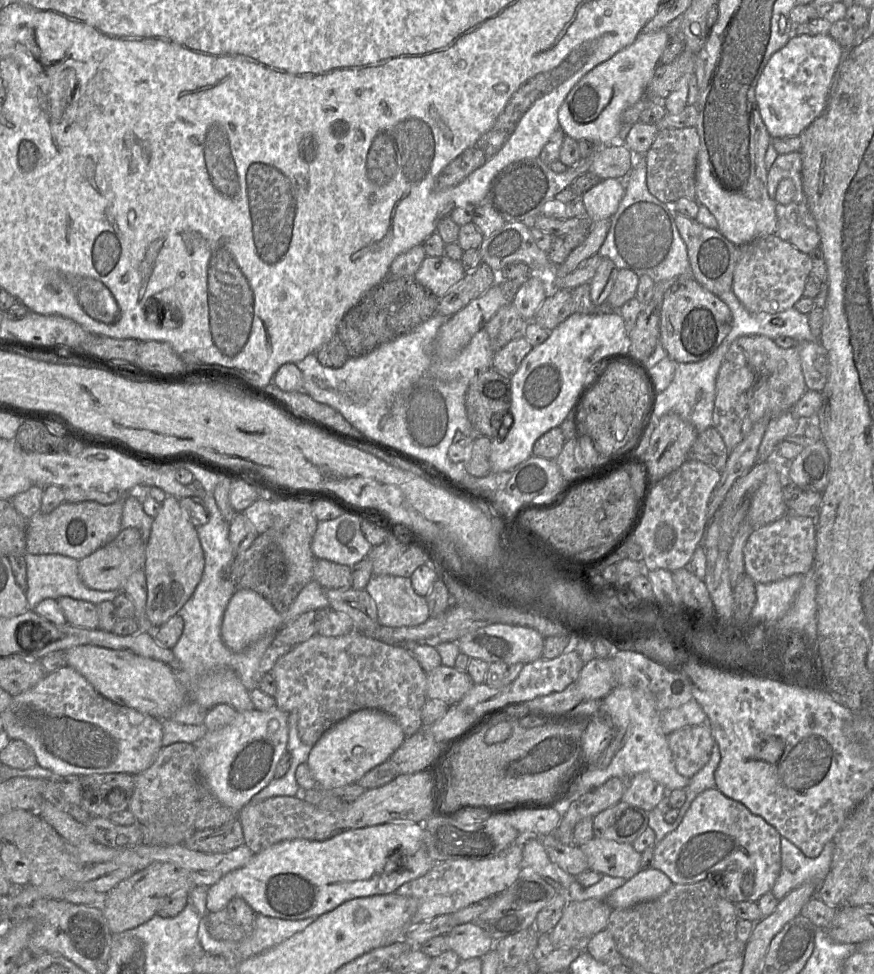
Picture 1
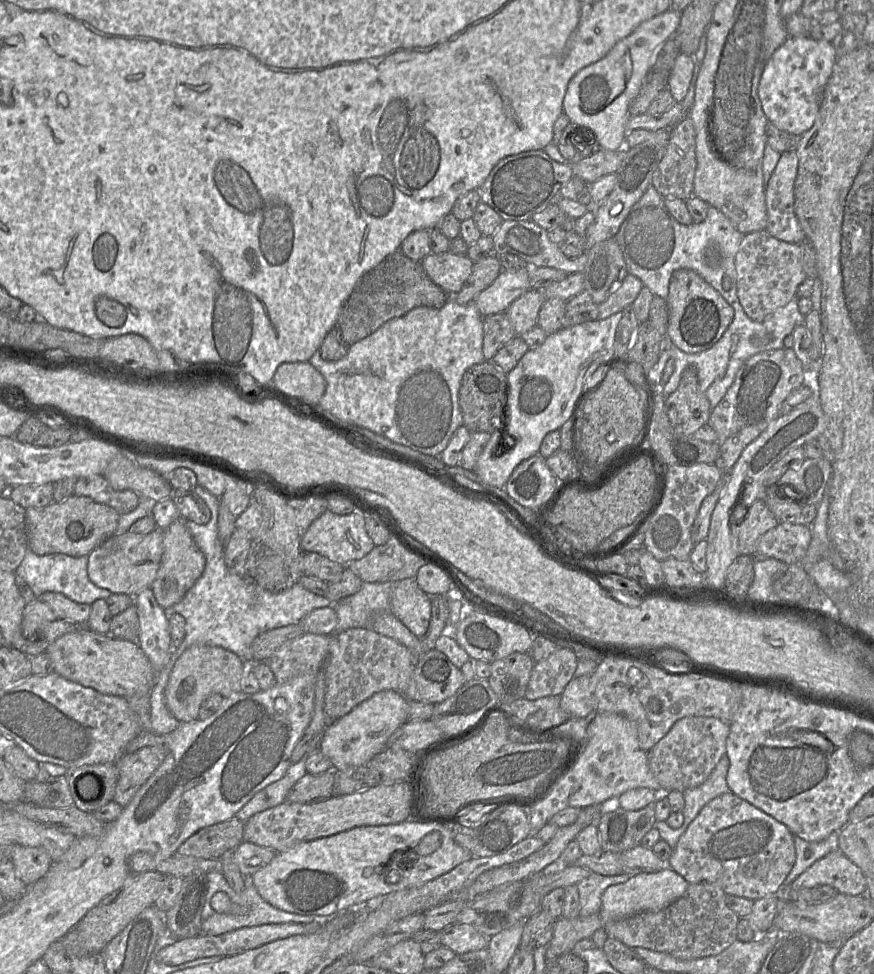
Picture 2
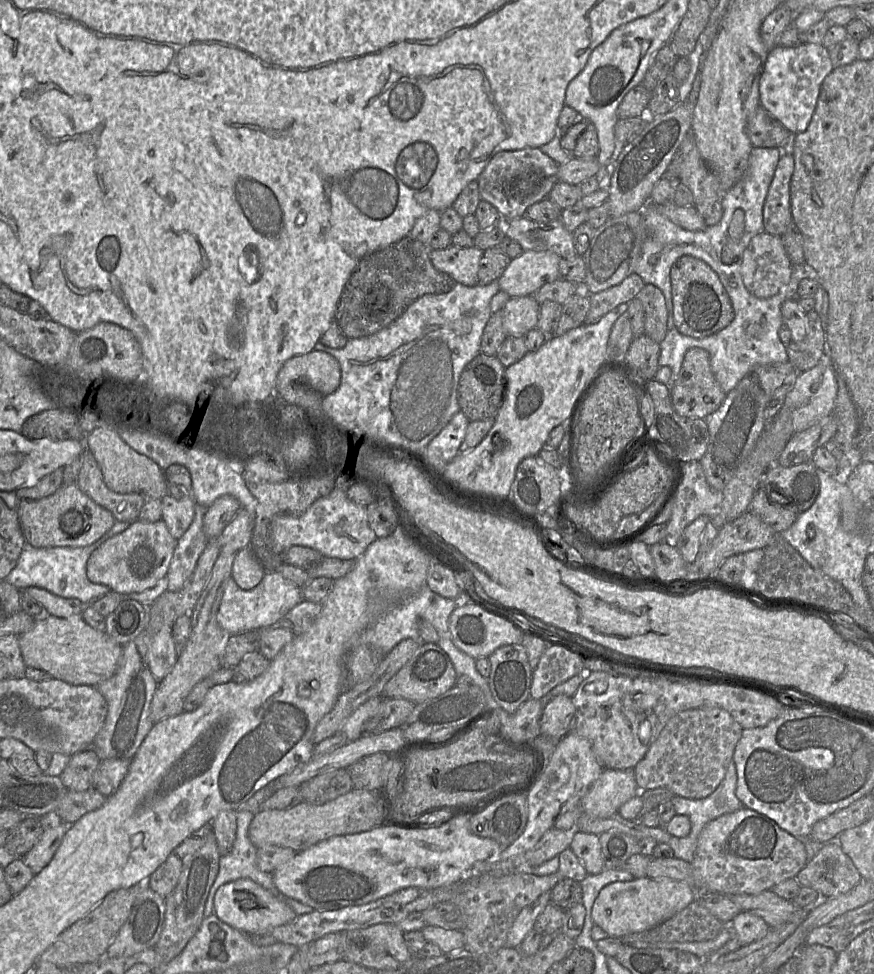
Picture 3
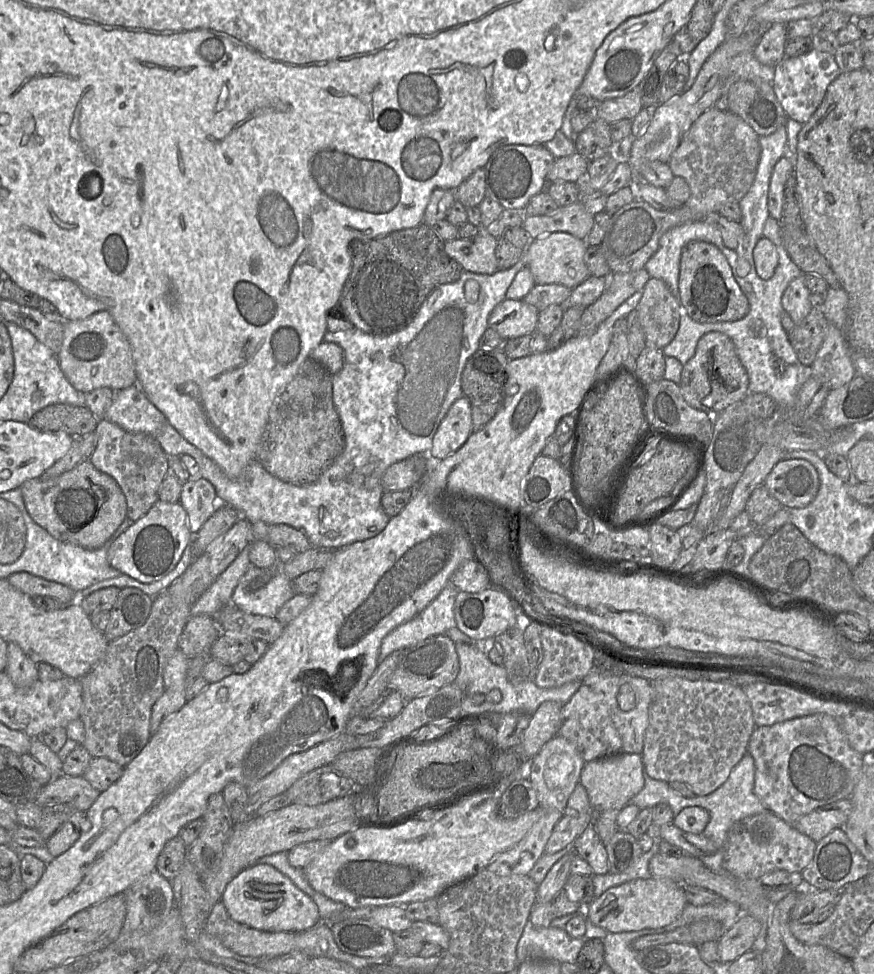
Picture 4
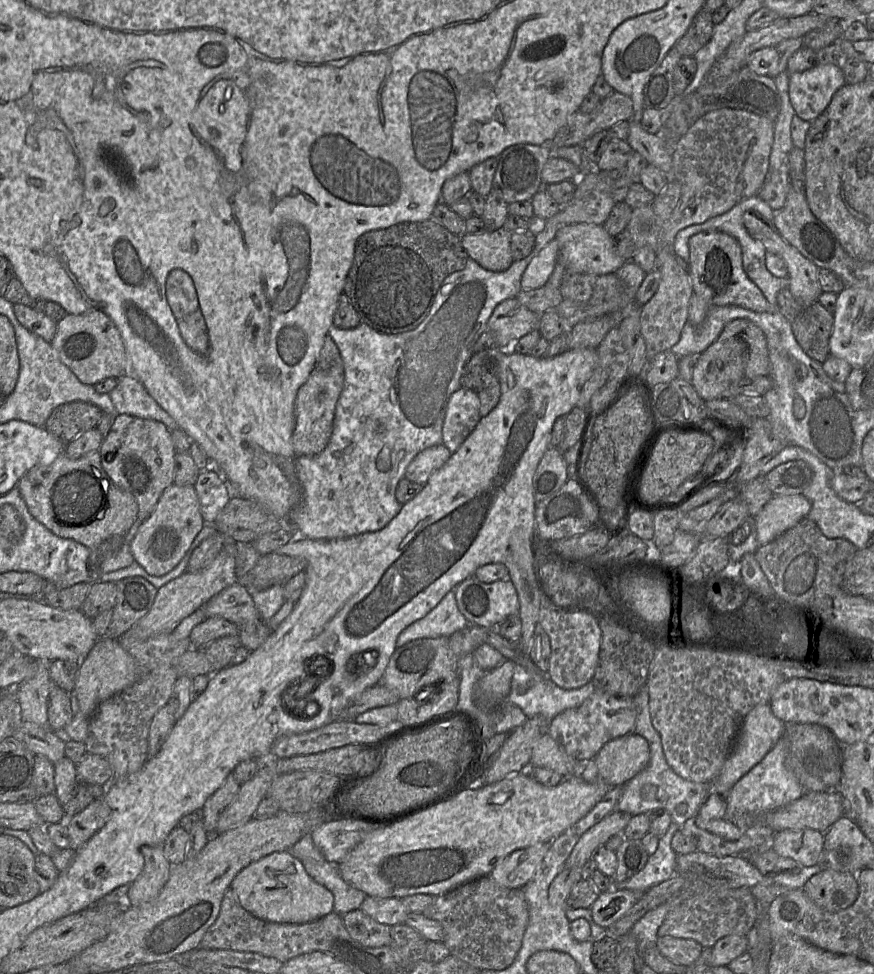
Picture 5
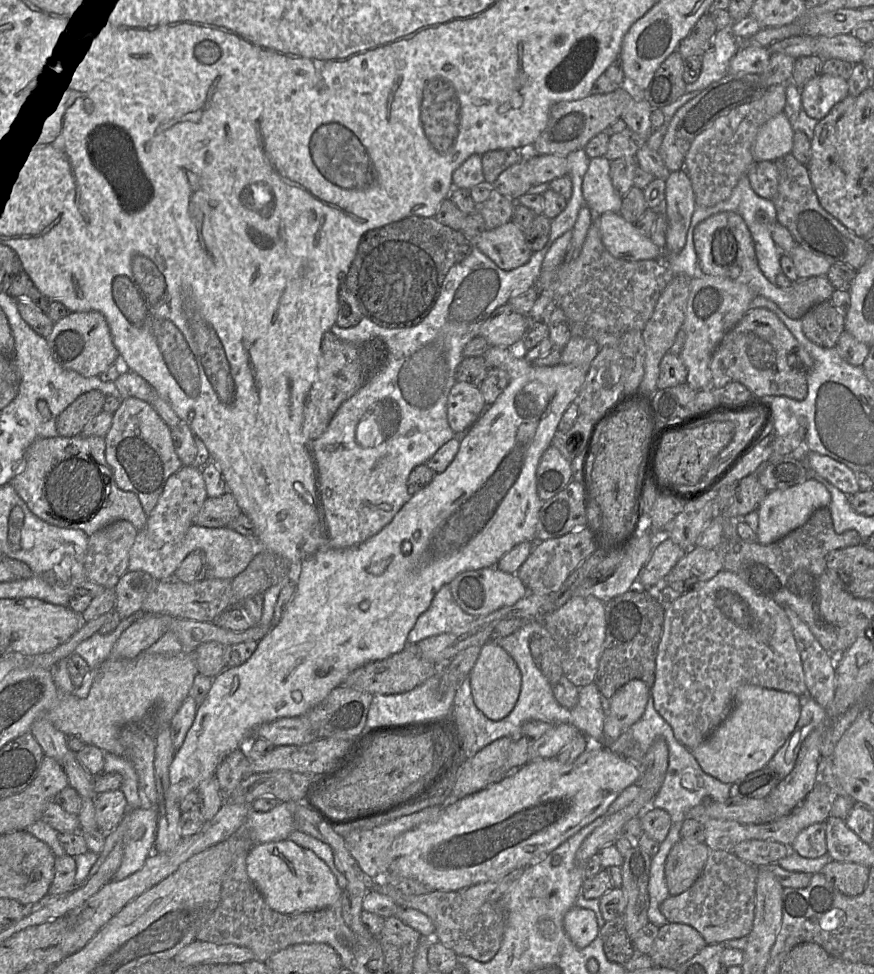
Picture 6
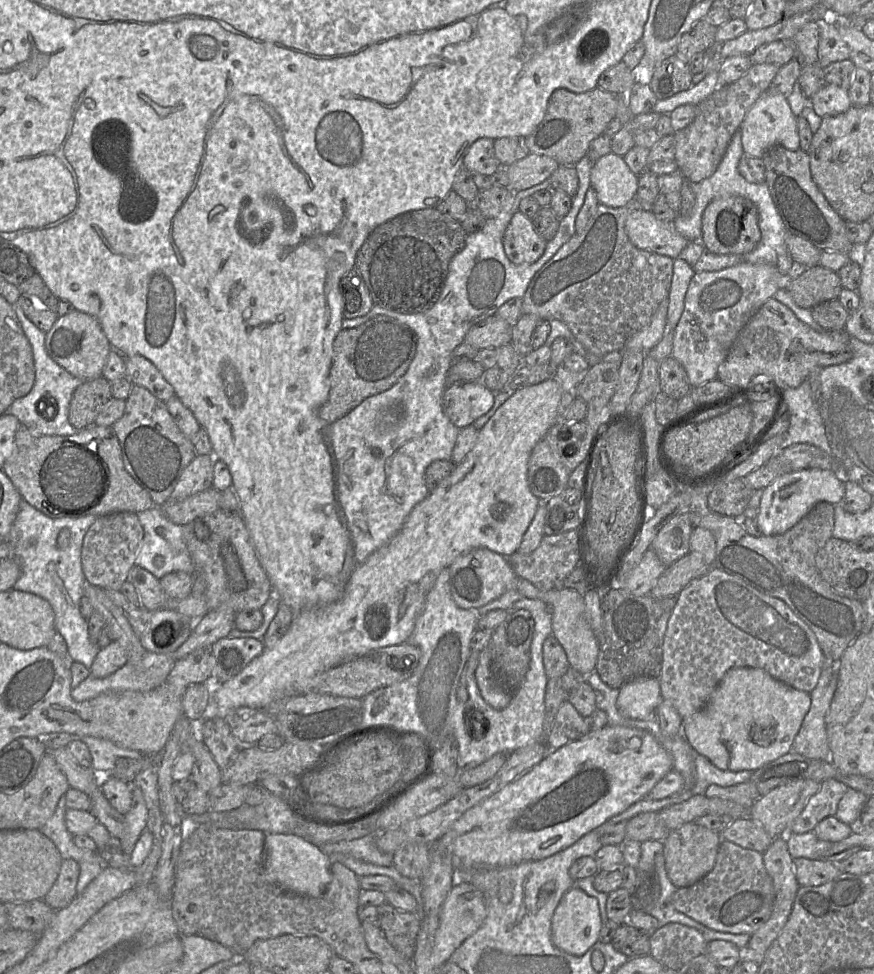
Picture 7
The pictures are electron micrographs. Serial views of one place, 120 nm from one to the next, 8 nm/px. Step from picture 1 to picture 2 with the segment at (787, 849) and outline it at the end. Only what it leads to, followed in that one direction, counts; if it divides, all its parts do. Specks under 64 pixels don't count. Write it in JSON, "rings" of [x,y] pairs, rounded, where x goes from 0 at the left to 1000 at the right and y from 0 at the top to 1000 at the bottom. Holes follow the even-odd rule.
{"rings":[[[954,853],[944,861],[934,864],[924,864],[908,857],[908,868],[911,884],[896,907],[895,915],[904,911],[931,885],[960,872],[960,855]]]}

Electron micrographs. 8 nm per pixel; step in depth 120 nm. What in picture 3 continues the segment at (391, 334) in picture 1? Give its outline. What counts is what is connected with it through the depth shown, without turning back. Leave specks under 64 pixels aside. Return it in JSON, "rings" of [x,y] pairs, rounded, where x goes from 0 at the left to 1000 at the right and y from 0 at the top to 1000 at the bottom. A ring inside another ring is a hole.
{"rings":[[[465,242],[413,265],[392,295],[383,318],[383,330],[397,348],[423,345],[452,330],[476,307],[486,302],[506,302],[517,297],[522,290],[495,273],[491,263],[493,257],[491,249]]]}

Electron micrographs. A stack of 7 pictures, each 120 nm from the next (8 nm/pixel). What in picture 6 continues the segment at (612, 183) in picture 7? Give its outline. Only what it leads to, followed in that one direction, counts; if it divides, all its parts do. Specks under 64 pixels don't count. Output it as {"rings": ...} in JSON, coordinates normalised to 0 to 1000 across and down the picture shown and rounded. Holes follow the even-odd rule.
{"rings":[[[691,160],[675,163],[667,183],[666,198],[668,210],[672,210],[681,222],[692,218],[708,219],[713,201],[700,189],[698,165]]]}

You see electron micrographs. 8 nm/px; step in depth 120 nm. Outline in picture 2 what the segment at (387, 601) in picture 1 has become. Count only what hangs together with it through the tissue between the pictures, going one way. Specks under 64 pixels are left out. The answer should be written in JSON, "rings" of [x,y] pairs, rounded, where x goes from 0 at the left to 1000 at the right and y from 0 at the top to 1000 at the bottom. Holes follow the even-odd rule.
{"rings":[[[475,593],[446,599],[446,627],[473,652],[484,654],[493,634],[493,613],[479,604]]]}

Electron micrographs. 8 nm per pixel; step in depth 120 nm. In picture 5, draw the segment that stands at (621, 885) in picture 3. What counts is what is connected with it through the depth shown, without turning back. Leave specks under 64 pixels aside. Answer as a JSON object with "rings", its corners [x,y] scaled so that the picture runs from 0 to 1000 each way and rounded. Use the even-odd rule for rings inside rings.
{"rings":[[[720,913],[690,915],[676,929],[680,947],[695,953],[715,939],[732,923],[733,918]]]}

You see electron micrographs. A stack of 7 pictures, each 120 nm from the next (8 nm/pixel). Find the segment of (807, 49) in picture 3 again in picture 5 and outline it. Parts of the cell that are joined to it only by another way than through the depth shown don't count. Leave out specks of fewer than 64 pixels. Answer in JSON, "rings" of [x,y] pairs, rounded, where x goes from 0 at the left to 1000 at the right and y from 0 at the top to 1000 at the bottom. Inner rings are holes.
{"rings":[[[936,65],[928,71],[903,77],[903,100],[913,120],[929,125],[950,107],[954,97],[968,86],[962,70],[953,66]]]}

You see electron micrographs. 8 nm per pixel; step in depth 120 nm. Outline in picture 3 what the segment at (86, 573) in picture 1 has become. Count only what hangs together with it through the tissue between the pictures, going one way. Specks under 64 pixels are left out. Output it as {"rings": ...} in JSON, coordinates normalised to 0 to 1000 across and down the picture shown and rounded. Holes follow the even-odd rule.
{"rings":[[[157,533],[104,569],[98,581],[100,592],[138,611],[164,608],[190,592],[201,561],[203,553],[196,550],[186,534],[169,537]]]}

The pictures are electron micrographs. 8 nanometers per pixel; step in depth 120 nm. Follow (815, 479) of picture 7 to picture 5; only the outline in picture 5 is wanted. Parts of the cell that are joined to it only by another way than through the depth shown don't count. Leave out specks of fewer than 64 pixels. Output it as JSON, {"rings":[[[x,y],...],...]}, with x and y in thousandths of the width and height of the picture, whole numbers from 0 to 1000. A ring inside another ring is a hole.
{"rings":[[[886,508],[864,530],[866,555],[876,560],[922,532],[928,515],[919,508]]]}

